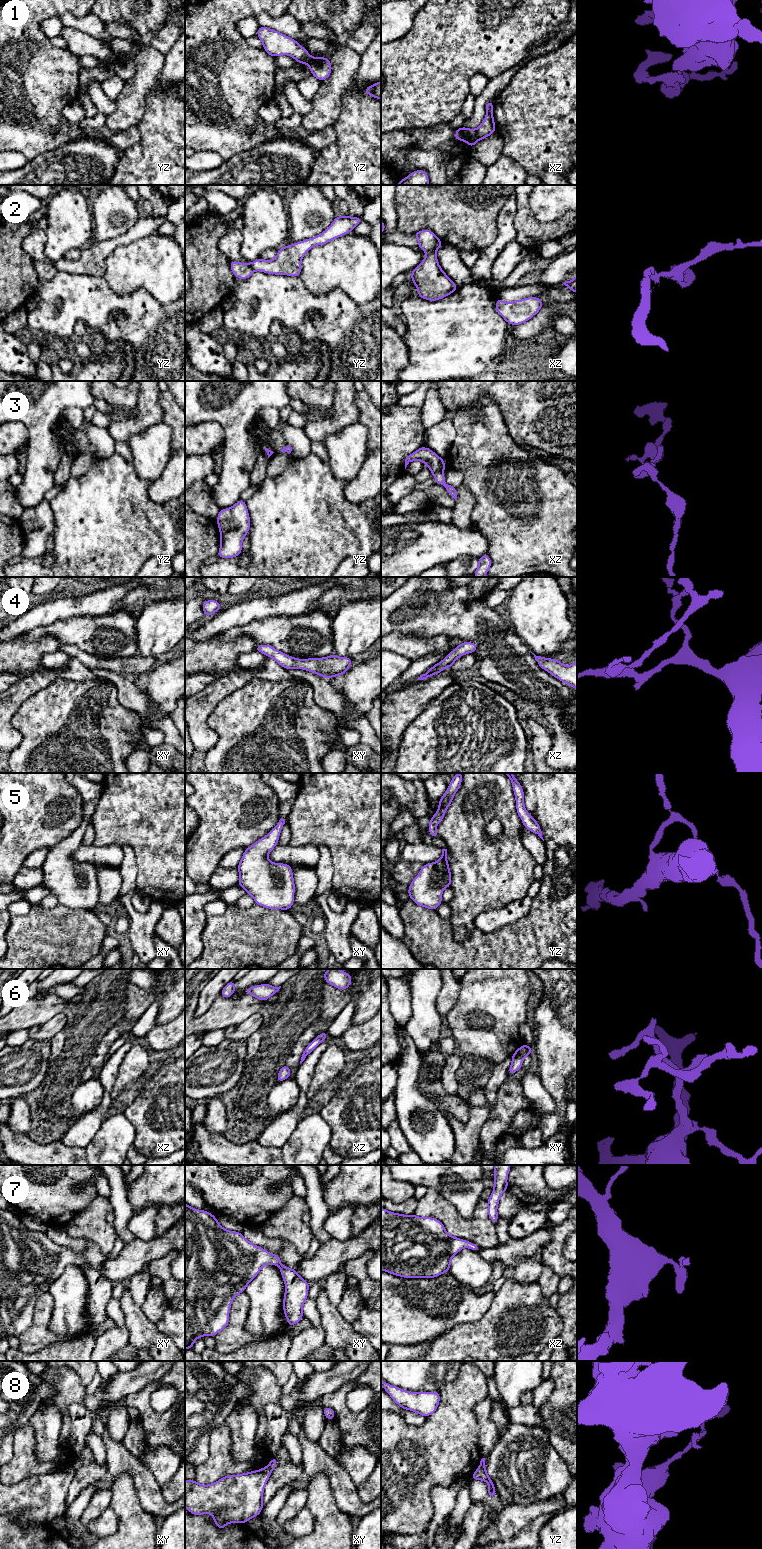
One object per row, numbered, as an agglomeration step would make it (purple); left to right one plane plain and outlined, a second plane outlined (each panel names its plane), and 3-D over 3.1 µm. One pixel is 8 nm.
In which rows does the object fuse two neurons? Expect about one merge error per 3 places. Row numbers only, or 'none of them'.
1, 2

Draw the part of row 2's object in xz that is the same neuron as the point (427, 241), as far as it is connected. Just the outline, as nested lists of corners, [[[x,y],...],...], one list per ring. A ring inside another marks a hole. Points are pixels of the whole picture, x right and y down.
[[[429,229],[414,233],[418,240],[418,246],[424,252],[436,252],[443,246],[442,241]]]

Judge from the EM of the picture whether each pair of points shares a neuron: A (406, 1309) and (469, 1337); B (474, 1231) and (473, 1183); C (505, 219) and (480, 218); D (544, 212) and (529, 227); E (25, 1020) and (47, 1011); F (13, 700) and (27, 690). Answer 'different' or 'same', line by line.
A: different
B: different
C: different
D: different
E: same
F: same

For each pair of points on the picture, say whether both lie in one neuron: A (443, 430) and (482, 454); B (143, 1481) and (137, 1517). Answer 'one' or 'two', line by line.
A: two
B: two

